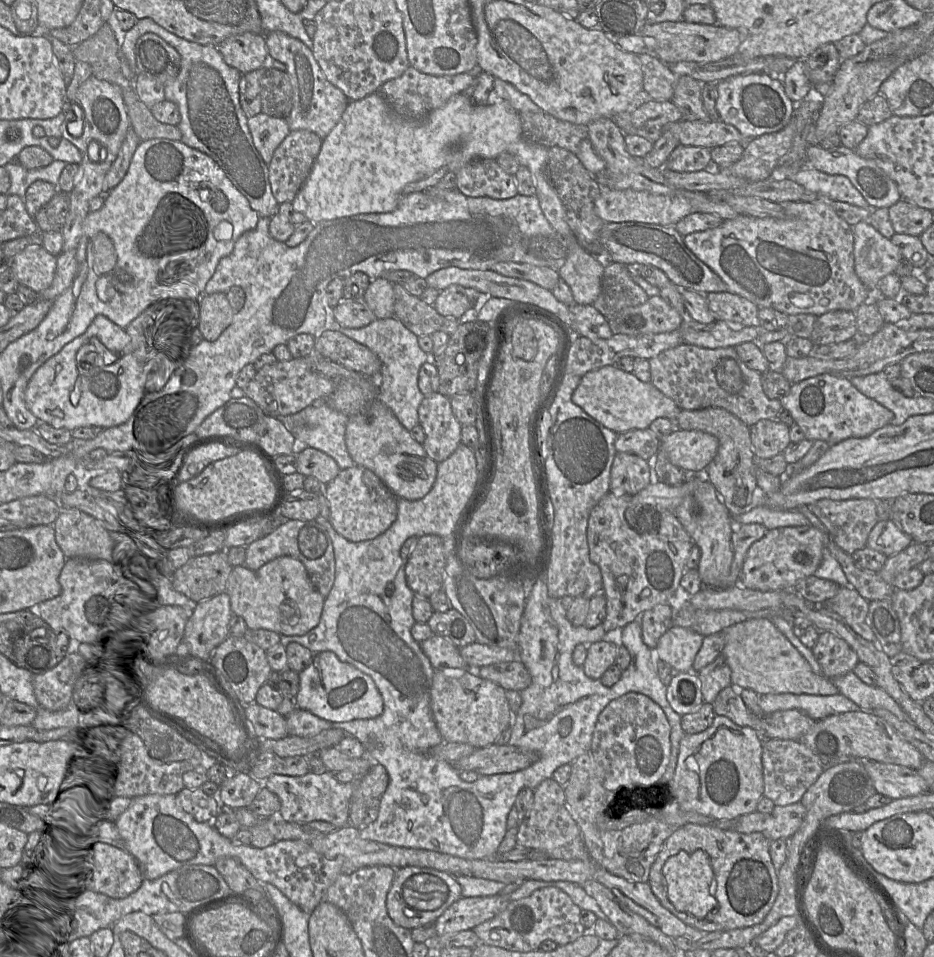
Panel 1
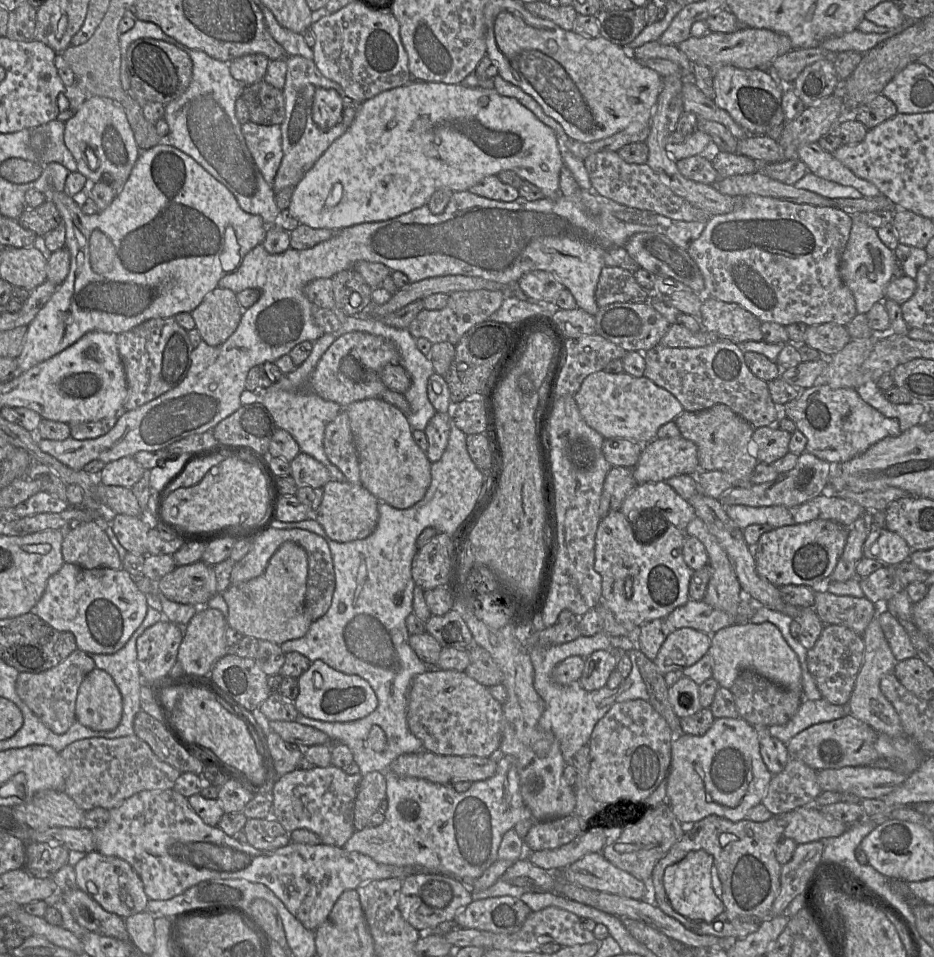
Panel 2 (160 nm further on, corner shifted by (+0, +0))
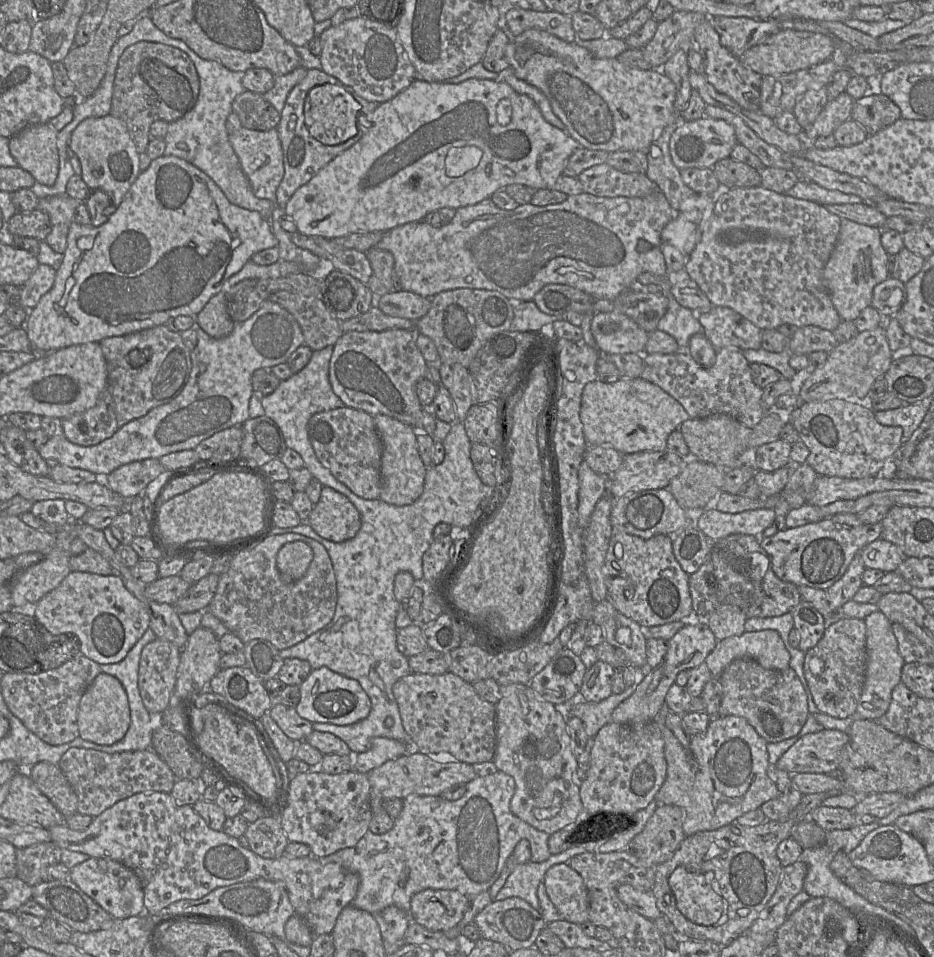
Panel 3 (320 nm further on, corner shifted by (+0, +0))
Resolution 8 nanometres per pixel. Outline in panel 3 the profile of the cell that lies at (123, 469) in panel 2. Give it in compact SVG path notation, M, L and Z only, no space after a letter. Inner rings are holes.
M155 458L134 461L108 474L109 487L123 498L133 498L143 493L146 486L165 470Z

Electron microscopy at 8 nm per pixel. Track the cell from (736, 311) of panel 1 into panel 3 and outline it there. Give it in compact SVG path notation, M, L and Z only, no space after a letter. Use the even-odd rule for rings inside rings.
M712 306L697 313L702 333L716 350L761 348L761 329L728 307Z

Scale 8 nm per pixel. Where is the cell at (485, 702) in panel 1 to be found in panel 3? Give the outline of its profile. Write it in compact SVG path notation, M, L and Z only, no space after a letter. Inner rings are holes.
M411 672L400 678L392 688L399 707L402 725L413 743L413 750L429 755L436 760L440 755L452 755L457 761L477 764L493 761L496 748L496 708L483 700L472 684L452 672L442 675Z

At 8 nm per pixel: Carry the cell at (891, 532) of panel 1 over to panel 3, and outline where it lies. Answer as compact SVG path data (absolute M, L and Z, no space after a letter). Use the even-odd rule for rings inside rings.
M879 538L861 551L862 561L867 569L878 569L884 573L895 572L905 559L899 548Z

